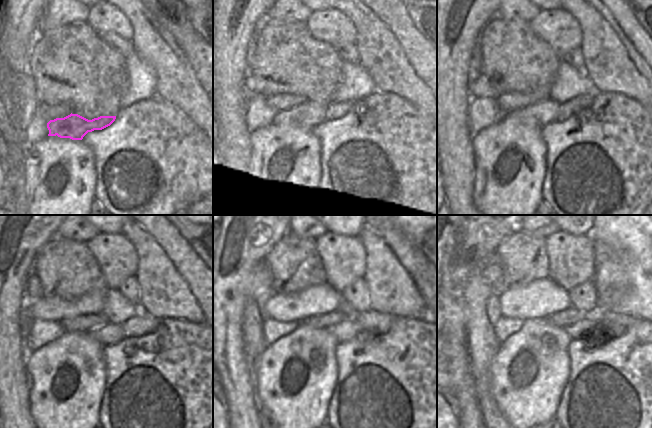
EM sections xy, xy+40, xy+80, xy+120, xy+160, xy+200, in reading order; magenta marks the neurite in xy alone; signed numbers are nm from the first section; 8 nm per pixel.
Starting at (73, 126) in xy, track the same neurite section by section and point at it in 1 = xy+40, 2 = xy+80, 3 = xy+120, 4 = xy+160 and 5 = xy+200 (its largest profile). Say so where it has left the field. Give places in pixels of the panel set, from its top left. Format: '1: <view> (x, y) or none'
1: xy+40 (310, 114)
2: xy+80 (547, 111)
3: xy+120 (143, 323)
4: xy+160 (367, 325)
5: xy+200 (613, 325)

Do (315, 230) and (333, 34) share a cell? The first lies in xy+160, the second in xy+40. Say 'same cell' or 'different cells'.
different cells

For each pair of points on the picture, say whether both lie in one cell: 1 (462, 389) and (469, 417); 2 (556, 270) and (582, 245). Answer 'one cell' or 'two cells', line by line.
1: one cell
2: one cell

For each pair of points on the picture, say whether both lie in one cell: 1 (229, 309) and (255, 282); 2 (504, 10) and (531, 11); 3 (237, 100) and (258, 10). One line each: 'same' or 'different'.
1: different
2: same
3: same

